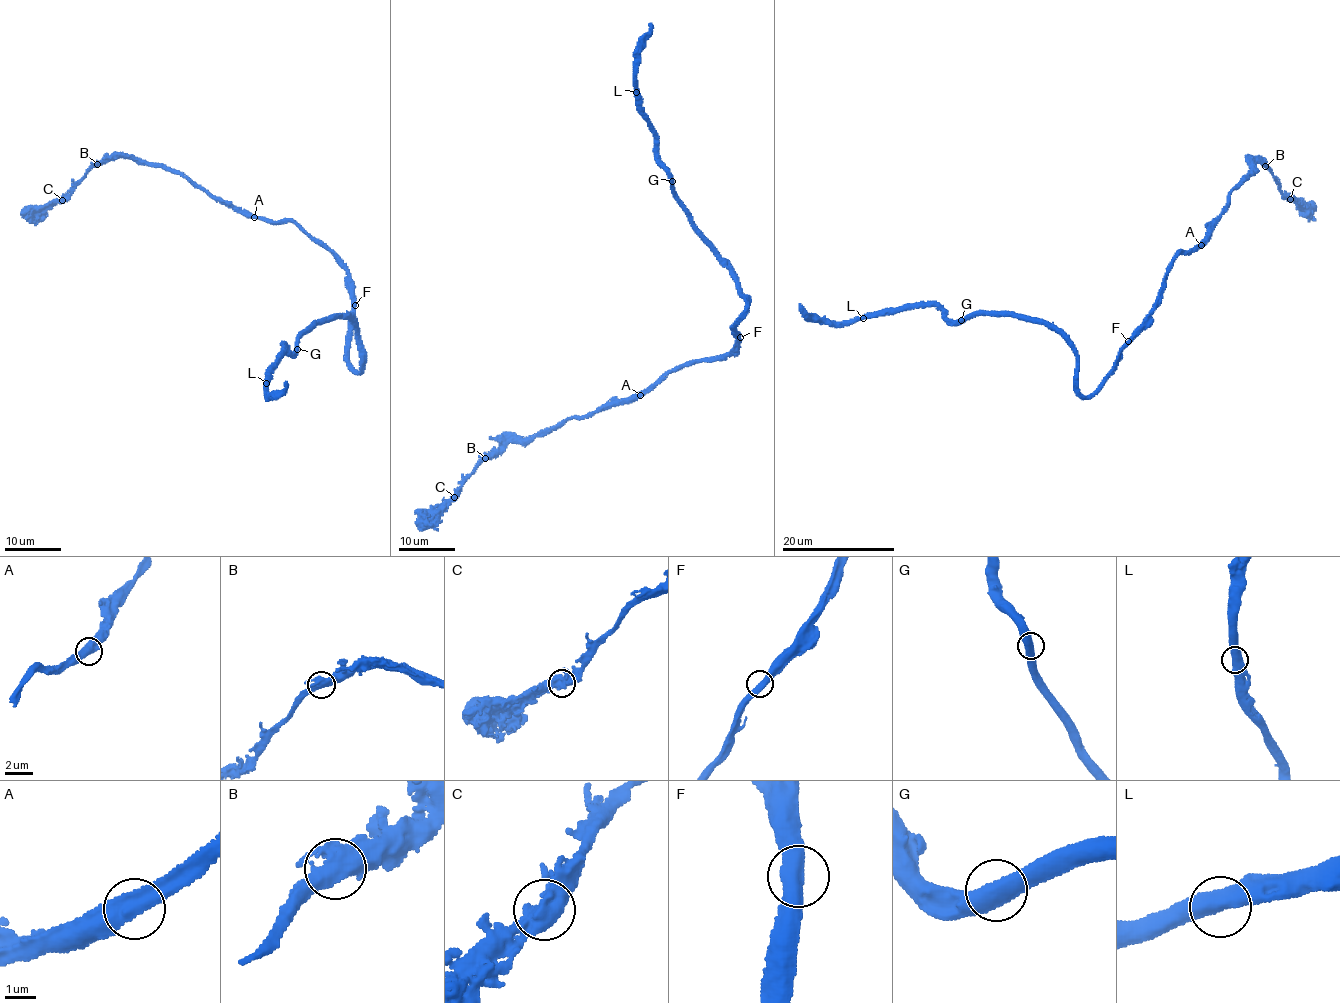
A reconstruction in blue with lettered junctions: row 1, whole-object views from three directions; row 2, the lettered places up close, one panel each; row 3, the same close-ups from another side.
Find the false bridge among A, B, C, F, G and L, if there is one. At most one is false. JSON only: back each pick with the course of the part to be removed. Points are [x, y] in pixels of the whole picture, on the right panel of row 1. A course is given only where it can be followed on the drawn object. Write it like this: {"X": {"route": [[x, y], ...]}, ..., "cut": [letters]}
{"cut": []}

